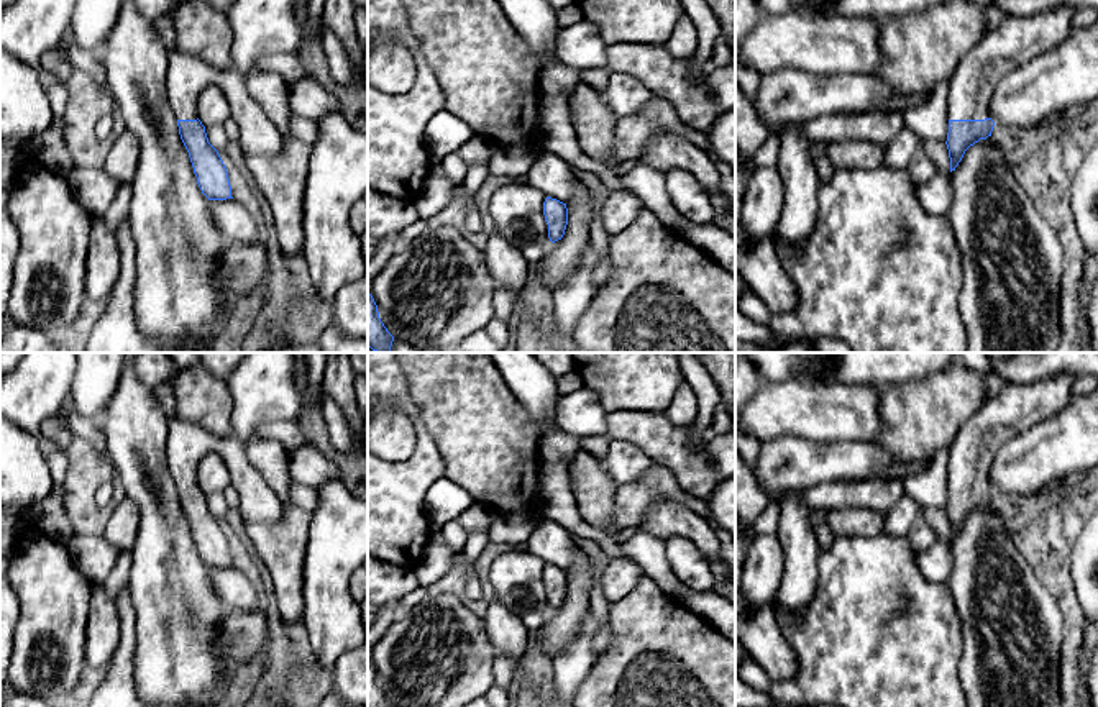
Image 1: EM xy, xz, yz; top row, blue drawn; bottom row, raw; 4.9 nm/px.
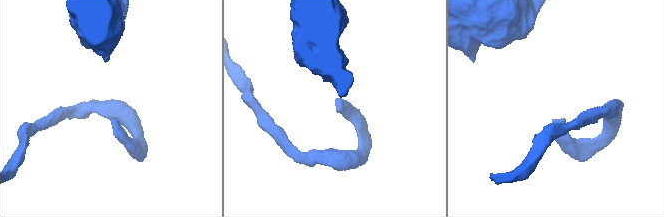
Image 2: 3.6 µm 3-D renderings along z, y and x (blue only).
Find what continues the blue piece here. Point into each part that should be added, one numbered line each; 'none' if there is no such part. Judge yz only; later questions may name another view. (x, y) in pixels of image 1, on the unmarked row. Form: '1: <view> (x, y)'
1: yz (1018, 407)

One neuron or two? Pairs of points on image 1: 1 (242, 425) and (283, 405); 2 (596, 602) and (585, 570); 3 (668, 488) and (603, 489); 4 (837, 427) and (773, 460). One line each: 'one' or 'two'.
1: one
2: two
3: two
4: two

